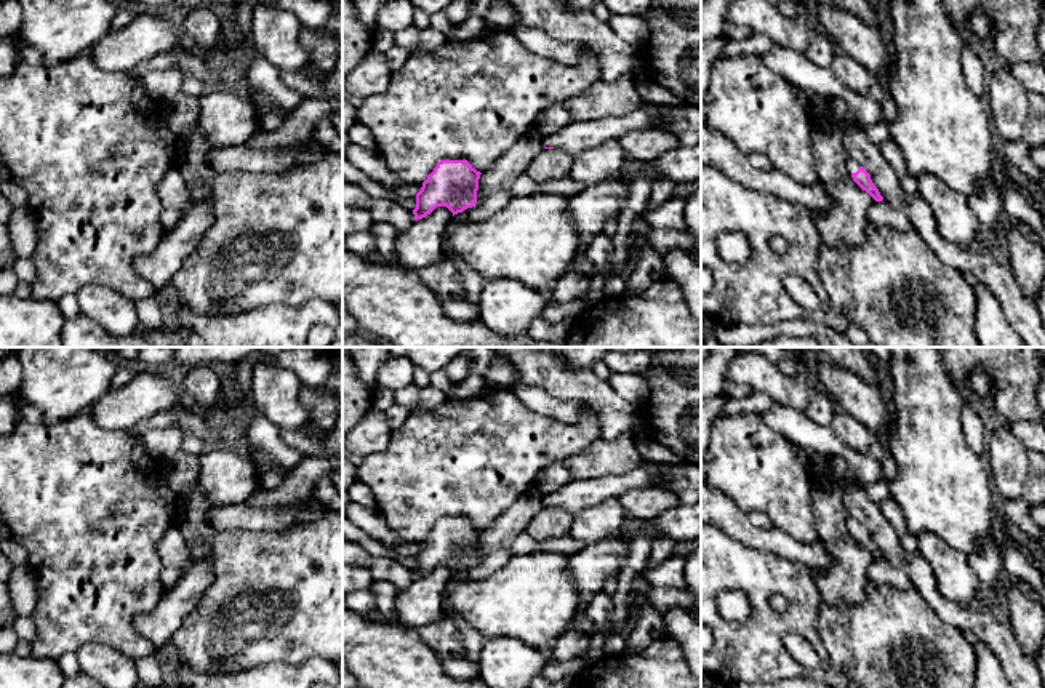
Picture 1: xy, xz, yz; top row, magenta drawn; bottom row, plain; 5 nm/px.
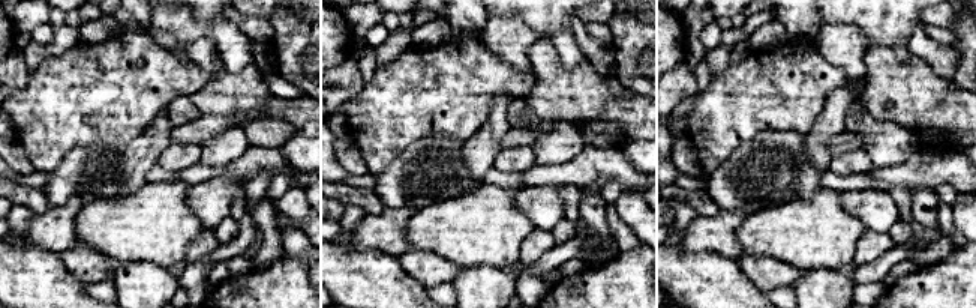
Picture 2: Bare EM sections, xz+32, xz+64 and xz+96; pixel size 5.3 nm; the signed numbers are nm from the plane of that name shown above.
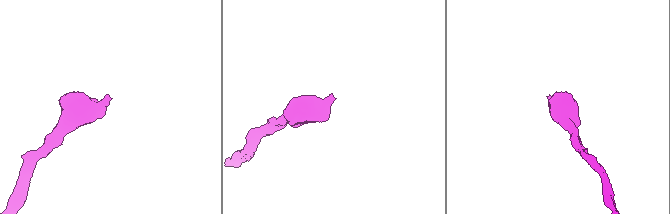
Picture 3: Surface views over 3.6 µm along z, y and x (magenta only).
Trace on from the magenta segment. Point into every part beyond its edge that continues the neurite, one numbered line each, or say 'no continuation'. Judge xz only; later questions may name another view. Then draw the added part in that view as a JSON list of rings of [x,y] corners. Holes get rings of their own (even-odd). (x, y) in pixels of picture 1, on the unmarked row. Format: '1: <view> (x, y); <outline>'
1: xz (576, 495); [[[643,462],[639,469],[626,475],[571,480],[557,491],[546,494],[543,504],[567,509],[575,514],[610,498],[619,499],[624,493],[634,488],[653,485],[656,478],[669,477],[669,470],[671,466],[667,464],[653,464],[648,467],[647,462]]]

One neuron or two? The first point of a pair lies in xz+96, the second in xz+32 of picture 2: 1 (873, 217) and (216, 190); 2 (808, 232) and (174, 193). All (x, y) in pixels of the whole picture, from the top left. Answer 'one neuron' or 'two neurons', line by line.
1: one neuron
2: one neuron

